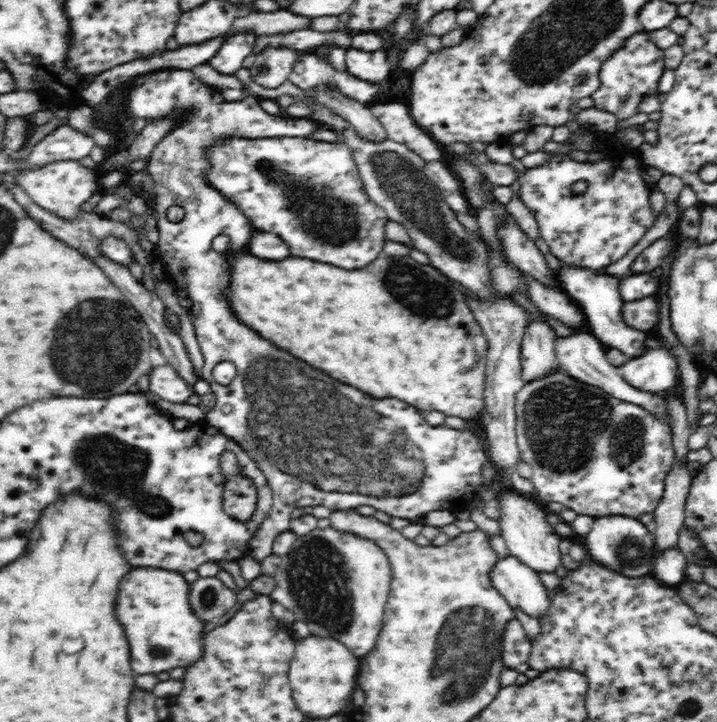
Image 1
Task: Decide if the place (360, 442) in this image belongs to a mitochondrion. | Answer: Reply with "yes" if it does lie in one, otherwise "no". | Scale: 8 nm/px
yes

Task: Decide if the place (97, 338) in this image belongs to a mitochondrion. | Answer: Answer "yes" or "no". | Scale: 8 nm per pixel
yes

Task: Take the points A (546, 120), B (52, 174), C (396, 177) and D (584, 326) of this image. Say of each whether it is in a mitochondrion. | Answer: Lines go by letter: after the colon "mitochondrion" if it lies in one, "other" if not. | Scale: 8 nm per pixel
A: other
B: other
C: mitochondrion
D: other

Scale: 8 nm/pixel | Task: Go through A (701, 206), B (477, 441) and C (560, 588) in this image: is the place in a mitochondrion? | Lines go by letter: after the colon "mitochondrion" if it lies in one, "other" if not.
A: other
B: other
C: other

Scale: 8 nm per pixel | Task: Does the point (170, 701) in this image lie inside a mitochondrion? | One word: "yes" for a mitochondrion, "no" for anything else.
no

